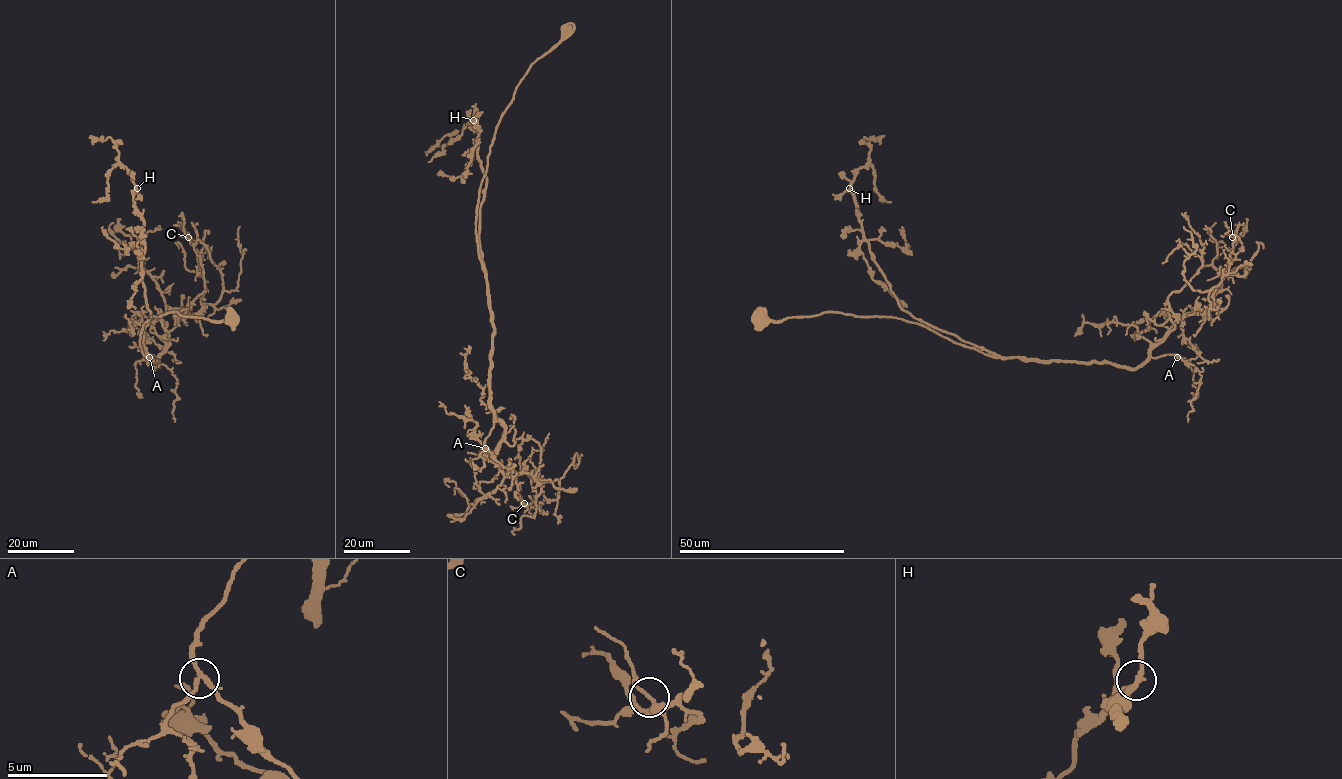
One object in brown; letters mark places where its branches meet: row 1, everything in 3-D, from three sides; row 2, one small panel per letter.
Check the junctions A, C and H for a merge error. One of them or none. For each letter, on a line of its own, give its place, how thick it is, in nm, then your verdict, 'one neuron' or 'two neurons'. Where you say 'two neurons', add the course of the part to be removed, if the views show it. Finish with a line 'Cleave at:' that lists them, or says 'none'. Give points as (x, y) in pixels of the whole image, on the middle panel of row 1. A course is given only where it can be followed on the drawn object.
A: place (485, 448); calibre 190 nm; one neuron
C: place (524, 503); calibre 240 nm; one neuron
H: place (473, 120); calibre 300 nm; one neuron
Cleave at: none

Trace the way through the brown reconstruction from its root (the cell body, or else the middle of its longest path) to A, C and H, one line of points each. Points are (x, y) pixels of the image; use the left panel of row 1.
A: (228, 318), (154, 315), (140, 337), (142, 352), (157, 361), (153, 368), (157, 357), (149, 356)
C: (228, 318), (154, 315), (142, 352), (153, 368), (168, 343), (159, 314), (200, 311), (205, 283), (188, 237)
H: (228, 318), (154, 315), (142, 325), (142, 352), (150, 310), (137, 249), (143, 219), (137, 188)

